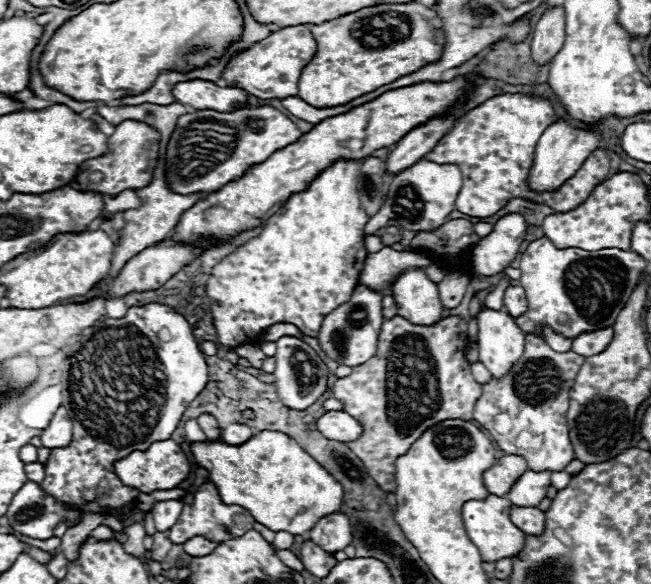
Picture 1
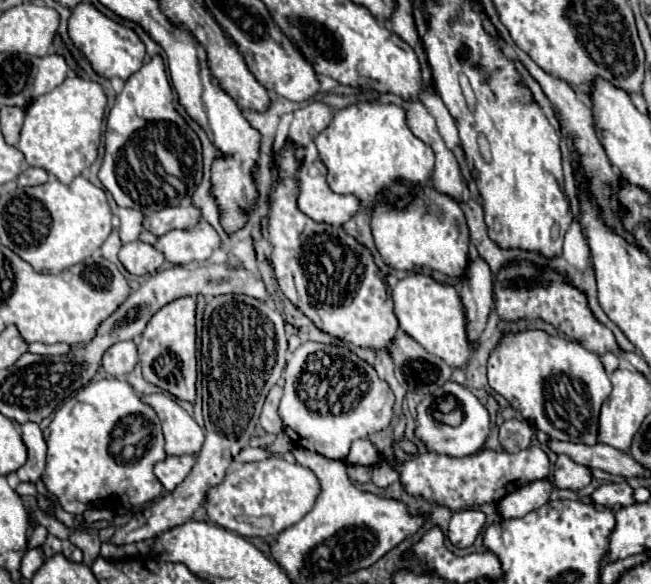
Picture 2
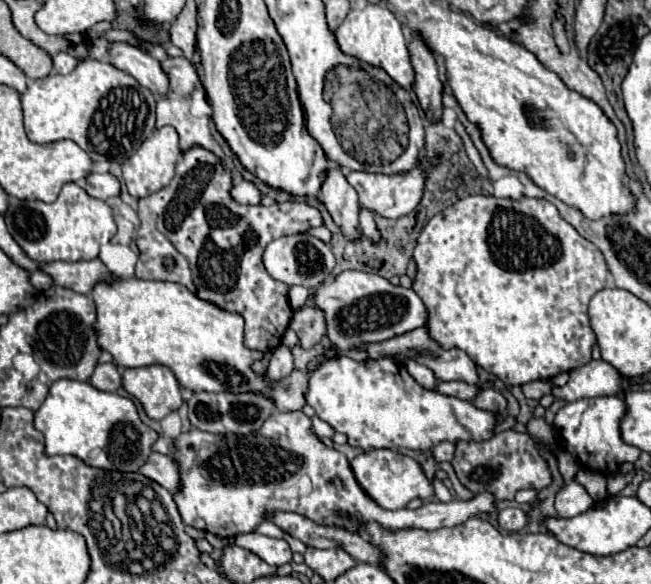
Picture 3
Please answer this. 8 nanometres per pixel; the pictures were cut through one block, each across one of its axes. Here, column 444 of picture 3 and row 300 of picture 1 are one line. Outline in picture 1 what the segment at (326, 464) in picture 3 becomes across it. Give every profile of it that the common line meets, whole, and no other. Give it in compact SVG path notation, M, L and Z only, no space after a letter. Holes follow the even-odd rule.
M508 286L504 292L504 308L508 310L508 314L512 314L514 318L518 318L520 314L524 314L528 310L528 302L526 302L526 292L522 286Z

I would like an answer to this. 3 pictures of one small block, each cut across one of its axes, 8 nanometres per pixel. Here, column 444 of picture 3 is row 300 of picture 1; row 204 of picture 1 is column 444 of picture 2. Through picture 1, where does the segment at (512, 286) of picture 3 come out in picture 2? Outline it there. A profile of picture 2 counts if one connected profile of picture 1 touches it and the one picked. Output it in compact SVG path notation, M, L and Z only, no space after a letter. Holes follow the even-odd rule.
M410 274L398 280L392 288L392 298L394 314L406 334L410 334L430 354L444 358L450 368L466 368L470 354L476 352L476 344L472 344L466 336L466 310L454 286L440 284L426 274Z

